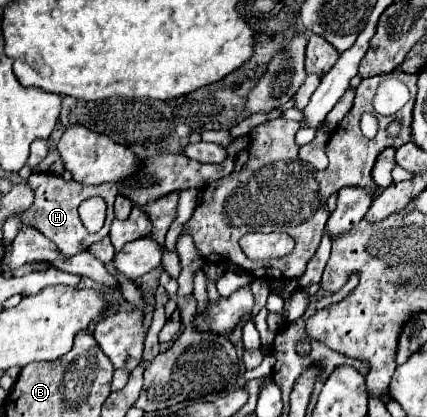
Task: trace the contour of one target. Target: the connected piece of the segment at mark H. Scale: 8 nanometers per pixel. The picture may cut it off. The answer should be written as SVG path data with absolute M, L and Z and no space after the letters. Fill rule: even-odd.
M38 172L38 174L32 174L28 178L28 184L30 188L34 190L34 204L30 208L30 212L24 214L24 220L28 224L32 224L36 230L40 230L46 238L50 238L58 250L66 256L74 256L78 252L84 252L90 244L102 240L108 230L110 230L110 222L114 220L114 212L112 212L112 204L114 204L114 198L118 194L118 186L116 184L100 184L100 186L84 186L76 180L70 180L66 182L62 176L56 176L52 172ZM90 196L102 196L108 204L108 216L106 216L106 222L104 222L104 228L96 234L90 234L80 216L78 216L78 206L82 200L90 198Z

